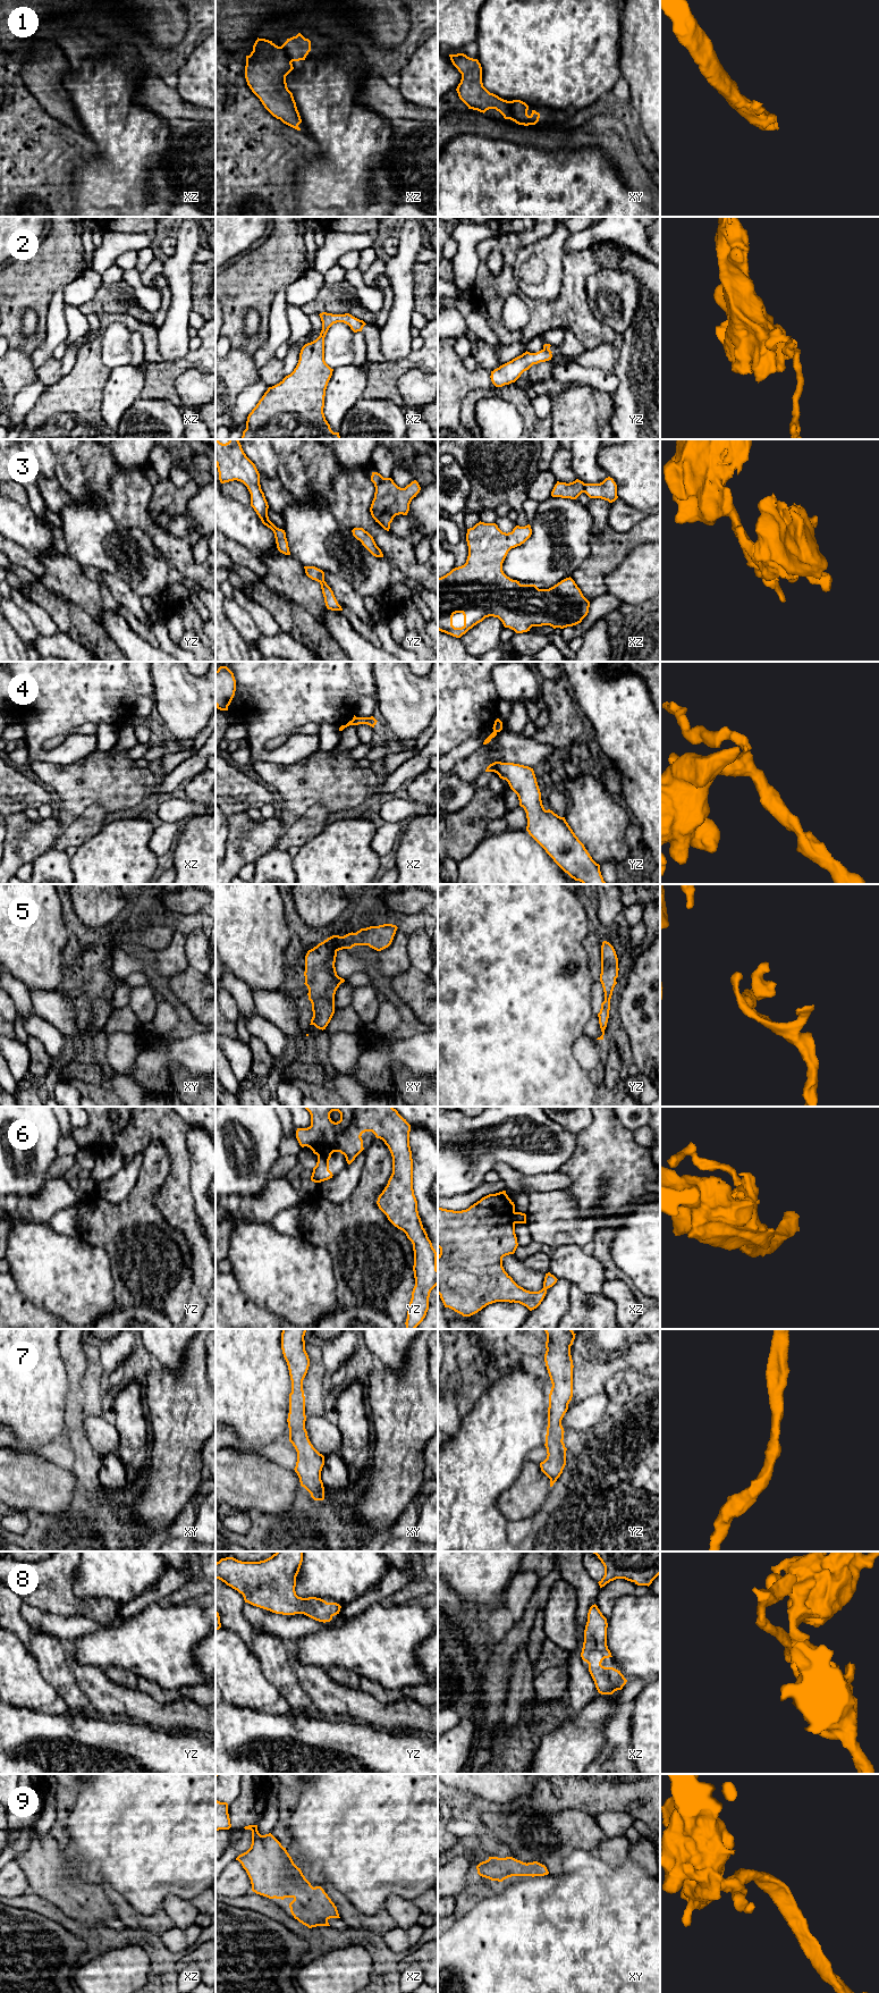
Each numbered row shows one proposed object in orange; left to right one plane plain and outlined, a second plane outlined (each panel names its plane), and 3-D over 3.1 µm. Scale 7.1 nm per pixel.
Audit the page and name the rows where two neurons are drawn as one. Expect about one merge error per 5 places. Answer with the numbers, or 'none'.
1, 2, 3, 4, 6

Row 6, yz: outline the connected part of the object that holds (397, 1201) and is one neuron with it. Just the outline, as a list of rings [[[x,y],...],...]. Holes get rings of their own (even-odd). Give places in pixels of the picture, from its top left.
[[[304,1107],[311,1115],[311,1126],[307,1128],[297,1128],[296,1138],[302,1147],[310,1147],[314,1154],[319,1155],[326,1147],[329,1147],[331,1152],[340,1152],[345,1155],[346,1161],[350,1164],[355,1158],[364,1150],[362,1134],[365,1132],[372,1132],[377,1138],[380,1138],[388,1146],[392,1157],[392,1174],[388,1180],[387,1186],[379,1195],[377,1204],[379,1209],[387,1216],[388,1220],[398,1229],[403,1230],[407,1238],[413,1244],[414,1251],[414,1278],[415,1286],[412,1292],[412,1298],[409,1302],[406,1329],[415,1329],[425,1318],[429,1310],[429,1297],[431,1290],[438,1285],[438,1269],[437,1269],[437,1252],[432,1246],[431,1241],[428,1237],[425,1229],[423,1228],[421,1218],[417,1211],[417,1201],[413,1189],[413,1159],[409,1146],[409,1132],[411,1125],[404,1119],[396,1109],[392,1107]],[[332,1111],[340,1113],[340,1120],[335,1122],[330,1118]]]

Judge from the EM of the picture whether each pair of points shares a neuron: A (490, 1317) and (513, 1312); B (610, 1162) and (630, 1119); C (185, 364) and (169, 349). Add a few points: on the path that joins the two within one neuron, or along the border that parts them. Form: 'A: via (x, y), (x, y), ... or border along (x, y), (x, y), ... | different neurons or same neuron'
A: via (496, 1317), (507, 1317) | same neuron
B: border along (616, 1118), (632, 1132) | different neurons
C: border along (188, 351), (182, 359), (162, 361) | different neurons

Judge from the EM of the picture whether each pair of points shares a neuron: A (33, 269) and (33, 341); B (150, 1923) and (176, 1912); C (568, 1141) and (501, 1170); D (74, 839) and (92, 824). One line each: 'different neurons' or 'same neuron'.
A: same neuron
B: different neurons
C: different neurons
D: same neuron

